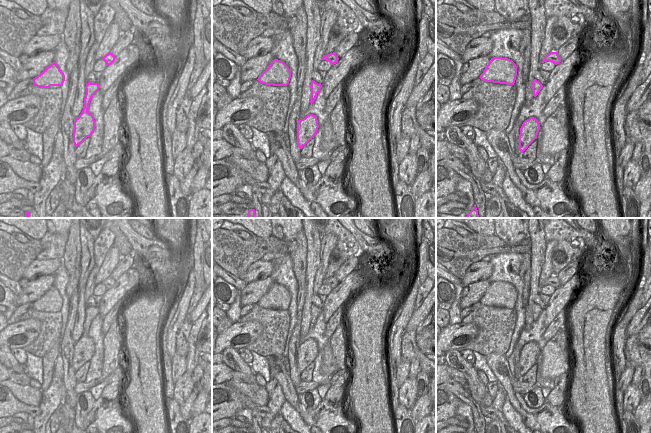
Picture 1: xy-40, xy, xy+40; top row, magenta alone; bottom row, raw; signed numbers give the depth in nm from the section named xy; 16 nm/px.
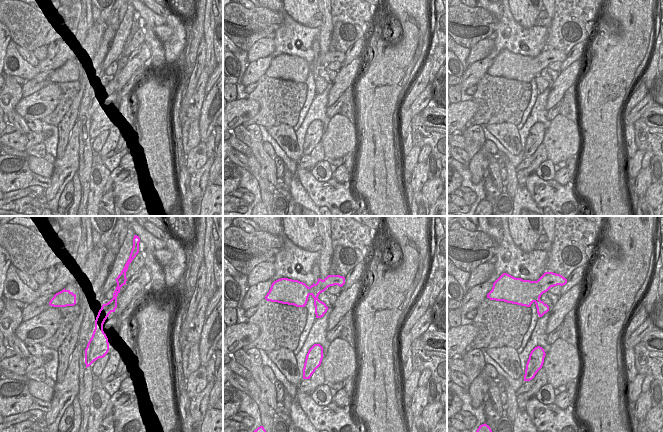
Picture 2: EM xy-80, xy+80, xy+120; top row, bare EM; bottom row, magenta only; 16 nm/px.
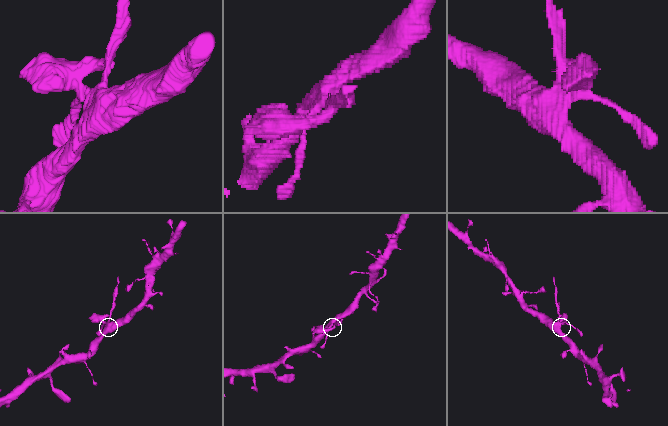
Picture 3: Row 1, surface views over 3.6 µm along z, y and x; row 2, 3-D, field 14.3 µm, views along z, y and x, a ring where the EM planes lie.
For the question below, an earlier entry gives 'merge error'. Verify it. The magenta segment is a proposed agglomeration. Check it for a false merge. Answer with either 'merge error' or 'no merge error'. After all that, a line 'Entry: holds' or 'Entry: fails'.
merge error
Entry: holds

